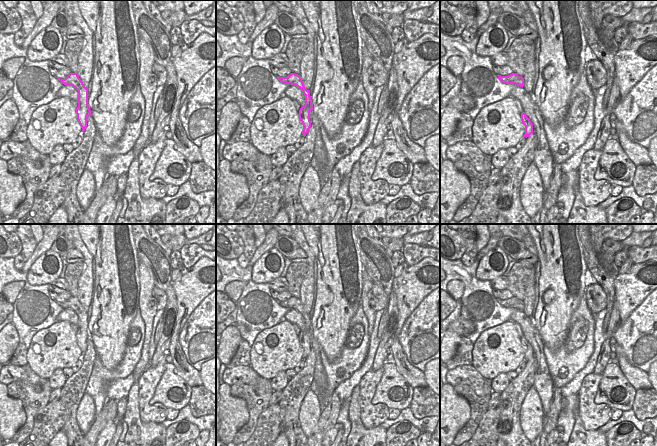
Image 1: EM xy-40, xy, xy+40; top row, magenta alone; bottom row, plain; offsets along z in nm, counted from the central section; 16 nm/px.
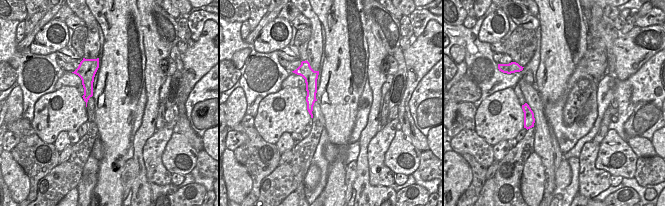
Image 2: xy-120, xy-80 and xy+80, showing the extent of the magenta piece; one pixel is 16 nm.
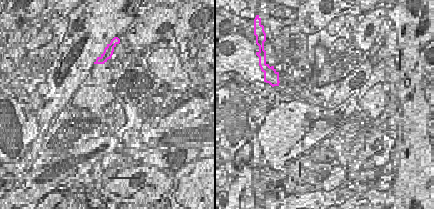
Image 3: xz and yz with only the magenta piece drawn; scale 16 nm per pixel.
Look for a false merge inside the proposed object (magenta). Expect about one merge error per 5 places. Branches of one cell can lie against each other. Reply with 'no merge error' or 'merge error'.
no merge error

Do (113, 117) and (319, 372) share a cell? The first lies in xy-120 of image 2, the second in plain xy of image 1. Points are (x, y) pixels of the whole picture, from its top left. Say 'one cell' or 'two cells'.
two cells

